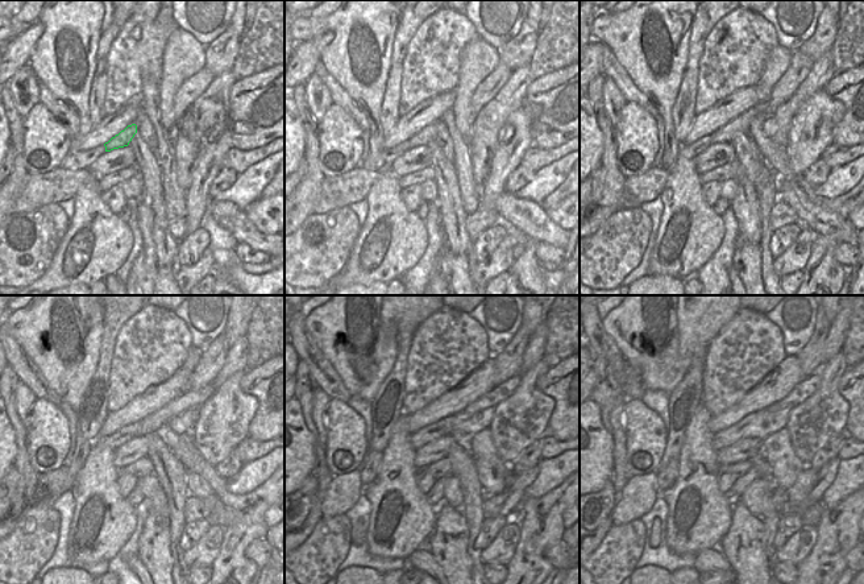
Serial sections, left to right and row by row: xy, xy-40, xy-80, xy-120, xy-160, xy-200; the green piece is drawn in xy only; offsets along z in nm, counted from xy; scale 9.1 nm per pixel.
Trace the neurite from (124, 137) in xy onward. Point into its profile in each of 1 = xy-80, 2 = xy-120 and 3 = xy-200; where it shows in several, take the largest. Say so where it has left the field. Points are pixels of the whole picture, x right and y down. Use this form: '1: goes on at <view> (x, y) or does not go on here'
1: goes on at xy-80 (742, 123)
2: goes on at xy-120 (190, 400)
3: goes on at xy-200 (808, 386)

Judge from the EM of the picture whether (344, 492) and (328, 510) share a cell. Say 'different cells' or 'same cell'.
same cell

